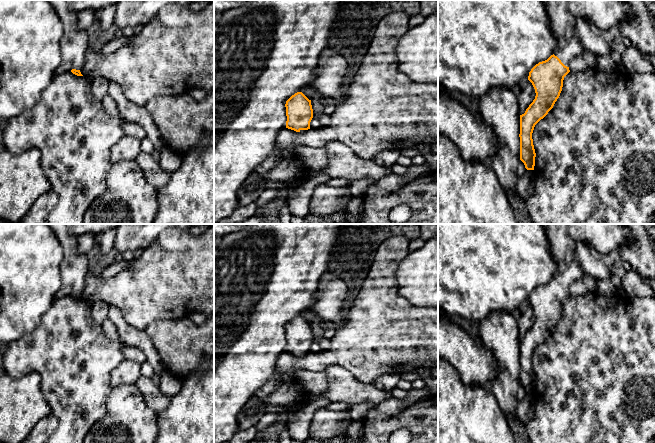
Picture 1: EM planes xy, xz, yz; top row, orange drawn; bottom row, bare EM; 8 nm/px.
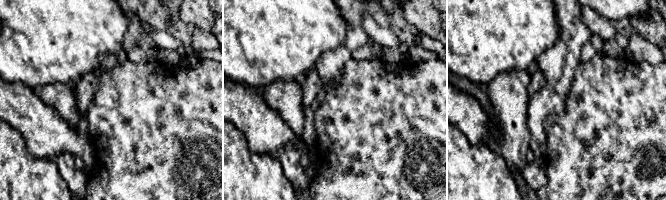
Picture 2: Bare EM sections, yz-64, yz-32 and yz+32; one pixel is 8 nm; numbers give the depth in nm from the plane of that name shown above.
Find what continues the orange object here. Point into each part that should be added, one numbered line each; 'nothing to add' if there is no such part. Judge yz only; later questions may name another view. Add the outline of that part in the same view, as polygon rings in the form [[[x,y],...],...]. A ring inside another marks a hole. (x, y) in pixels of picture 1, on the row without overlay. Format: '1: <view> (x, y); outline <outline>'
1: yz (562, 246); outline [[[548,224],[545,228],[550,251],[557,263],[554,279],[569,291],[570,287],[583,278],[583,270],[577,262],[577,241],[569,234],[567,224]]]

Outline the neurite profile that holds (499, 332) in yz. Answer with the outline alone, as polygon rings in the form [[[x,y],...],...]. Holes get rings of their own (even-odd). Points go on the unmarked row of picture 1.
[[[520,310],[492,312],[479,323],[479,334],[483,345],[494,355],[498,365],[502,368],[501,373],[490,387],[501,410],[506,417],[518,419],[516,398],[520,384]]]

